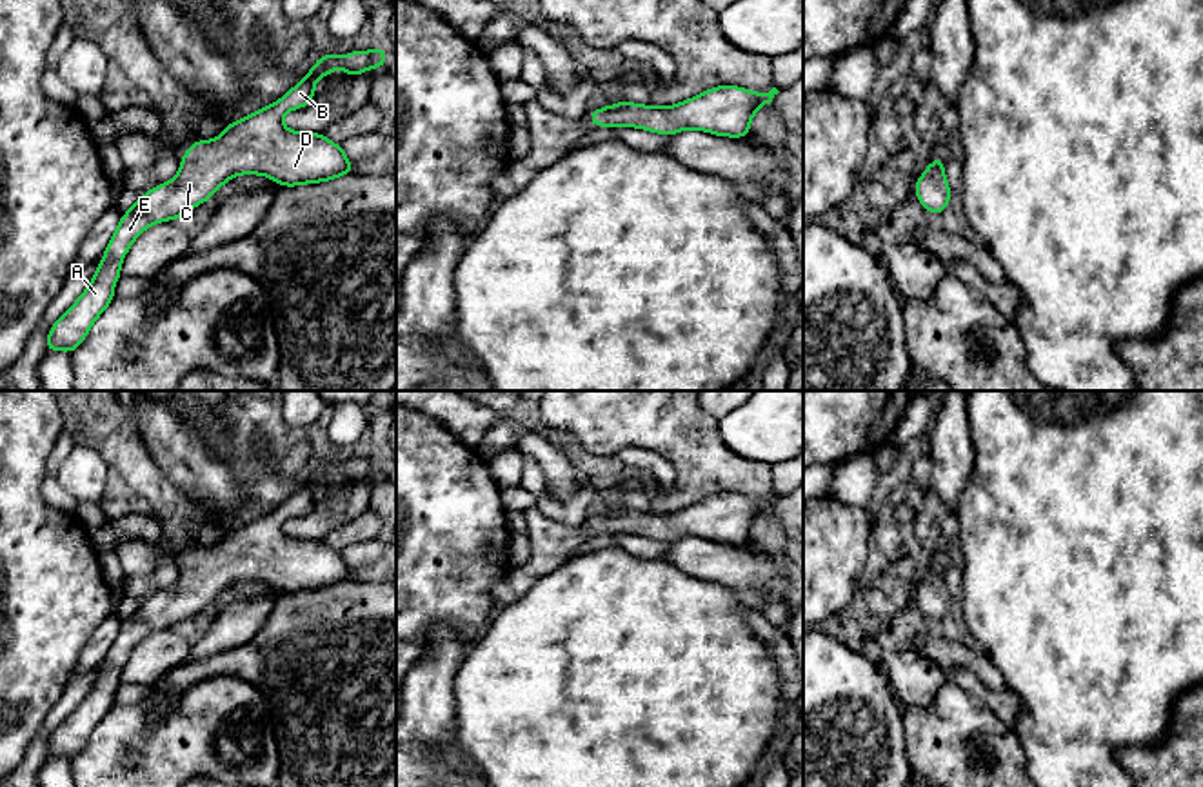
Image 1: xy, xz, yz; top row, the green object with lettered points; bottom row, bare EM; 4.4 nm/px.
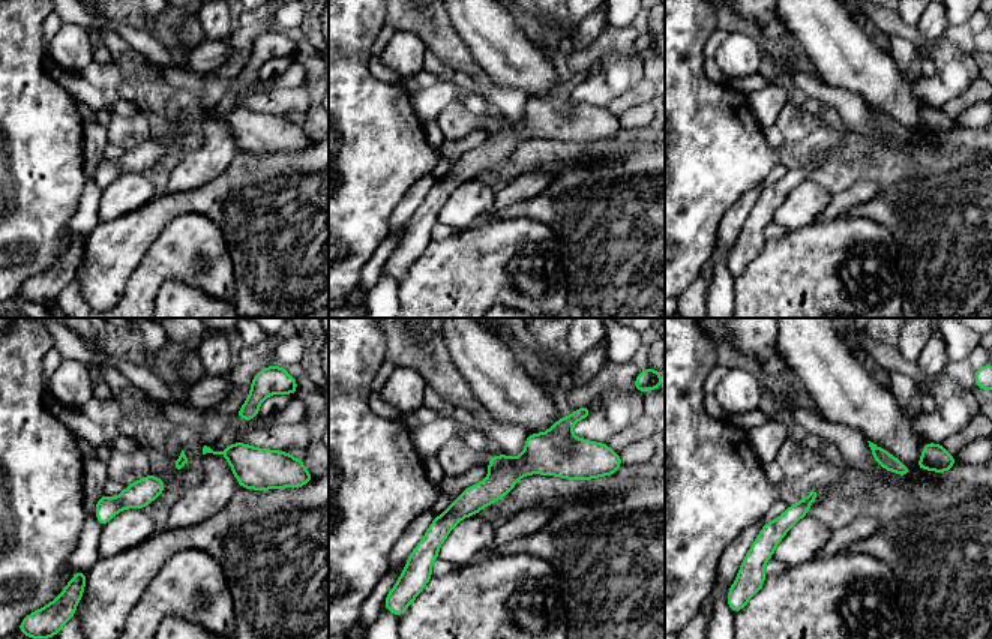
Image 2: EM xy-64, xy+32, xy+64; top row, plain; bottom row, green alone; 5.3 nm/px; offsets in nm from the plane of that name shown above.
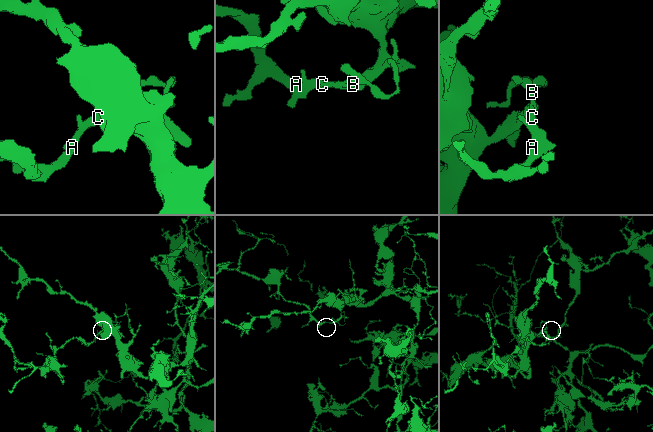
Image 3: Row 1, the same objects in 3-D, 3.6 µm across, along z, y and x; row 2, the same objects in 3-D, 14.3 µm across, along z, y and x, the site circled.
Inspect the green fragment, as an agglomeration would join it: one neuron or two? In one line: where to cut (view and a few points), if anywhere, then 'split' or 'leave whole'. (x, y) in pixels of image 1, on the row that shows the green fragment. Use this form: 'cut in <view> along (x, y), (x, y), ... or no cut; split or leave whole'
no cut; leave whole

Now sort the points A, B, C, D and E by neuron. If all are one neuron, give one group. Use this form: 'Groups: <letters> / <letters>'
Groups: A B C D E

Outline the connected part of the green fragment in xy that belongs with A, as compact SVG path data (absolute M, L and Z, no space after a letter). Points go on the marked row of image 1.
M385 49L354 51L343 56L322 55L291 91L273 105L227 124L214 140L194 140L184 151L178 174L154 185L122 214L98 269L80 298L55 322L45 353L73 353L87 336L94 320L114 300L114 284L131 244L153 224L176 220L205 204L236 174L262 174L283 187L318 184L354 173L343 147L325 134L291 131L282 124L285 113L314 100L316 80L342 65L347 78L387 65Z

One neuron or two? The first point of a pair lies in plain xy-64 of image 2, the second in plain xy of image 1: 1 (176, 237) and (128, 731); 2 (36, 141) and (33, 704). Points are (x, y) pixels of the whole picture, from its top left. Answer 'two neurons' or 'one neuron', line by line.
1: one neuron
2: one neuron

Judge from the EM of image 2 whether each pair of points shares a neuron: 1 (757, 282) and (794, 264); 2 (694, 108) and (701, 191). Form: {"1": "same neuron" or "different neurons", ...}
{"1": "same neuron", "2": "same neuron"}

